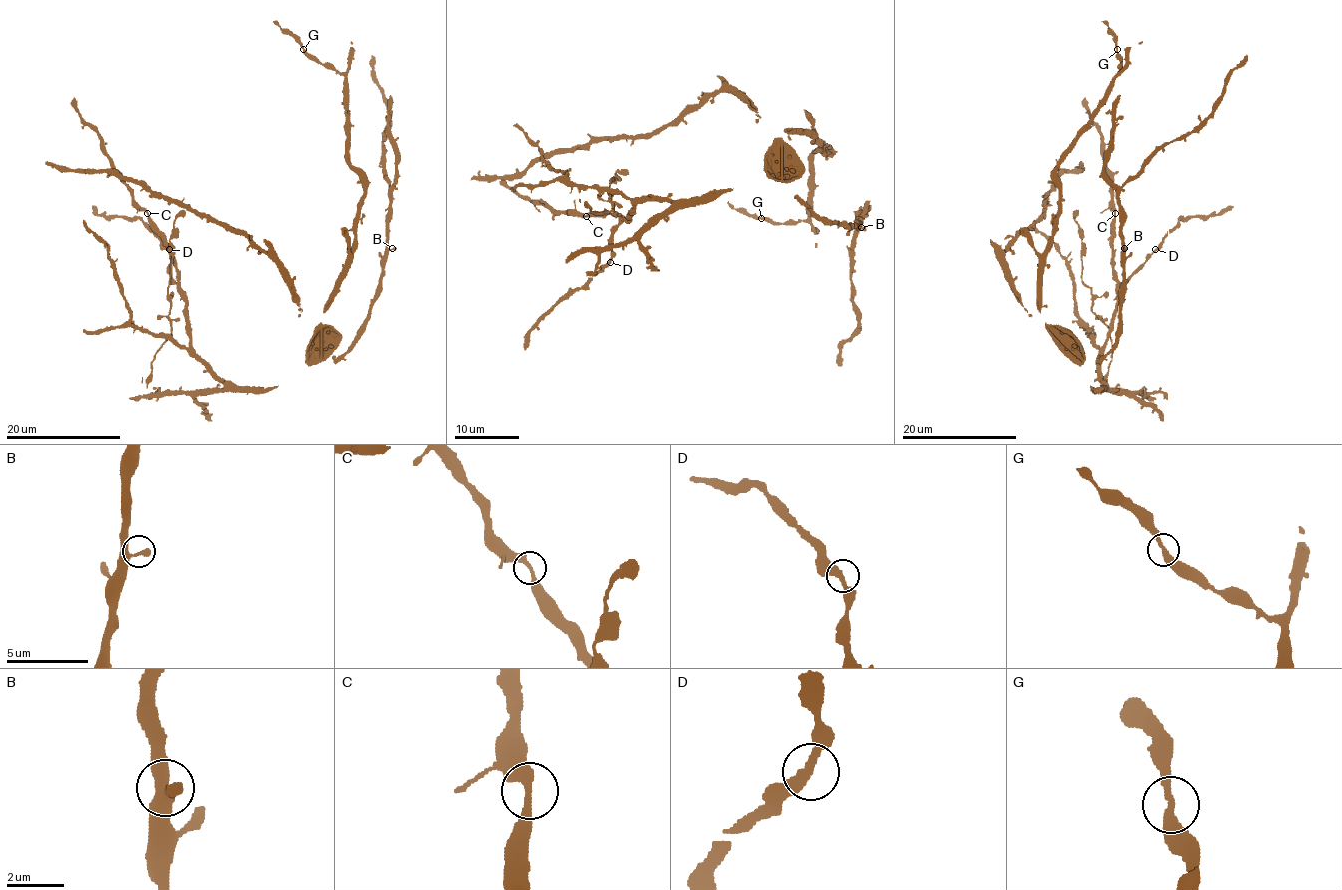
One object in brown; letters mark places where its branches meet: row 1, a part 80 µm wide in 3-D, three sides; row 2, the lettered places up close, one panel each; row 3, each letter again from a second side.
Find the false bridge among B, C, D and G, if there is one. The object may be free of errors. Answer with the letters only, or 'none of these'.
none of these

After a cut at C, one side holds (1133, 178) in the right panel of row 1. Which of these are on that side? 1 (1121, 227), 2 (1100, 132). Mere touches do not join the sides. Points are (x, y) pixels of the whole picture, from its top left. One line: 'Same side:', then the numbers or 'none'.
Same side: 1

